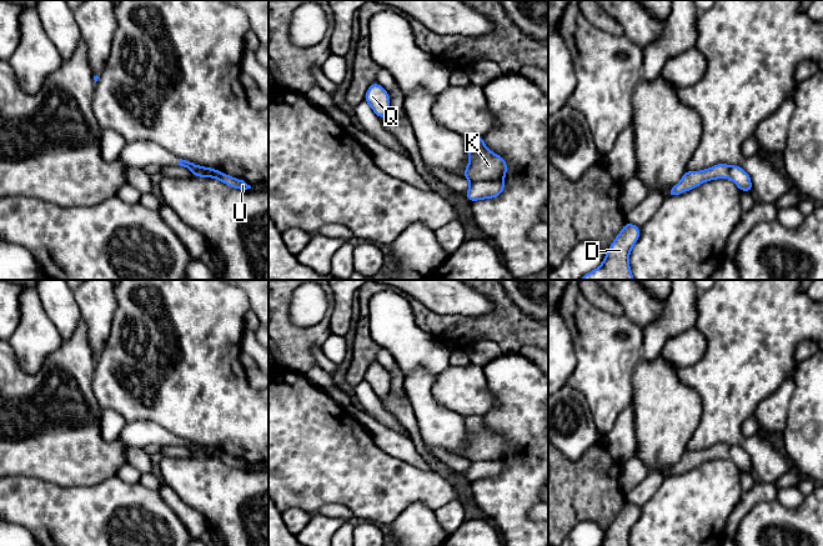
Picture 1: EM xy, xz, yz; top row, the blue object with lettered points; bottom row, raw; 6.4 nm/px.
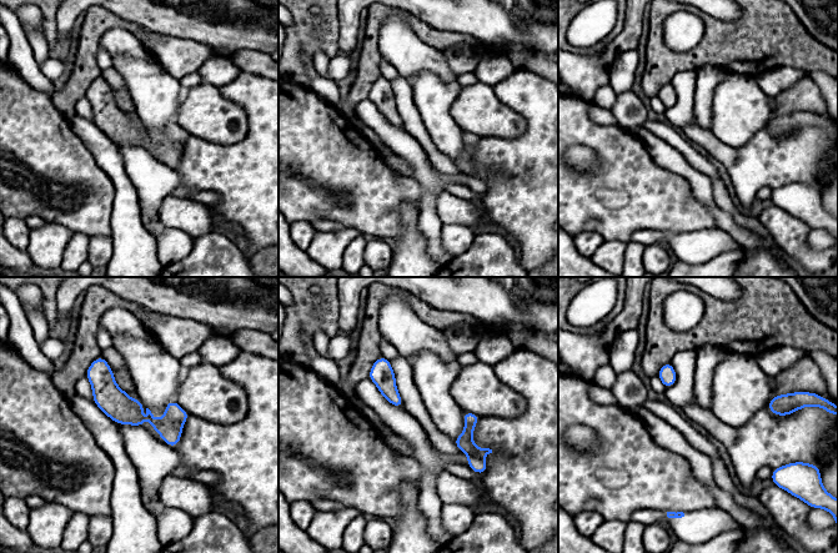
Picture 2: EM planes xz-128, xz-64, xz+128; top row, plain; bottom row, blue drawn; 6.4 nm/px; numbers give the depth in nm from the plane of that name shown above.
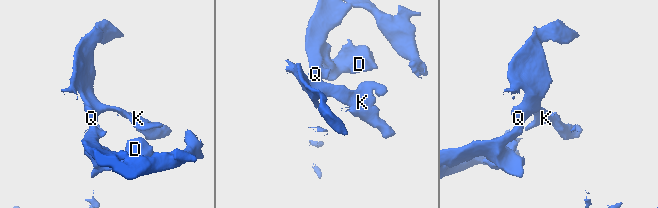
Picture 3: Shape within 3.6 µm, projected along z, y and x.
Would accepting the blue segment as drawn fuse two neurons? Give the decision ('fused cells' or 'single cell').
fused cells

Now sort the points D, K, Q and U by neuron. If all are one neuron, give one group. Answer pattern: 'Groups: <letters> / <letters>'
Groups: D K Q / U

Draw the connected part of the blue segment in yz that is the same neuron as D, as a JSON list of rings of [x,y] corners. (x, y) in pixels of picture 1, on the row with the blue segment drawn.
[[[626,221],[621,232],[611,242],[601,266],[578,280],[634,280],[629,267],[629,252],[639,236],[641,227]]]

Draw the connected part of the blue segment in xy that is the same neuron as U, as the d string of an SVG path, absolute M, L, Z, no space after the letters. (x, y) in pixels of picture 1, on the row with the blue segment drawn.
M197 166L195 169L195 177L211 177L216 179L221 182L224 182L226 186L232 189L240 189L240 190L247 190L251 189L250 185L247 185L244 180L240 180L237 177L232 177L217 169L214 167L206 167L206 166Z

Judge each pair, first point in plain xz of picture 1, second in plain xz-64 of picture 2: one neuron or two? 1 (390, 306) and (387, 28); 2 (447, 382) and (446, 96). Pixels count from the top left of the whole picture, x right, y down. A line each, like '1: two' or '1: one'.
1: one
2: two

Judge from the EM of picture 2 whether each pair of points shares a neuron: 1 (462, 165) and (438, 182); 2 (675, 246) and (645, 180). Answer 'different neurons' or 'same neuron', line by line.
1: different neurons
2: different neurons

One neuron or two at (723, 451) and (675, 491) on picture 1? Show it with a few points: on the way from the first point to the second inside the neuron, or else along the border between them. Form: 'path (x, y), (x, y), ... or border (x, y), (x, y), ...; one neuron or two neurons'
path (711, 464), (687, 487); one neuron

